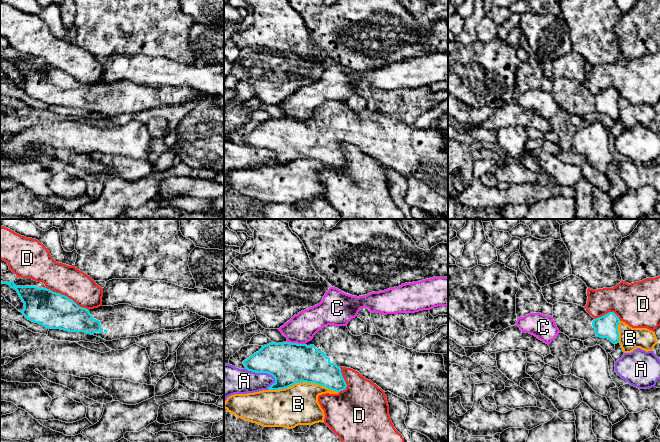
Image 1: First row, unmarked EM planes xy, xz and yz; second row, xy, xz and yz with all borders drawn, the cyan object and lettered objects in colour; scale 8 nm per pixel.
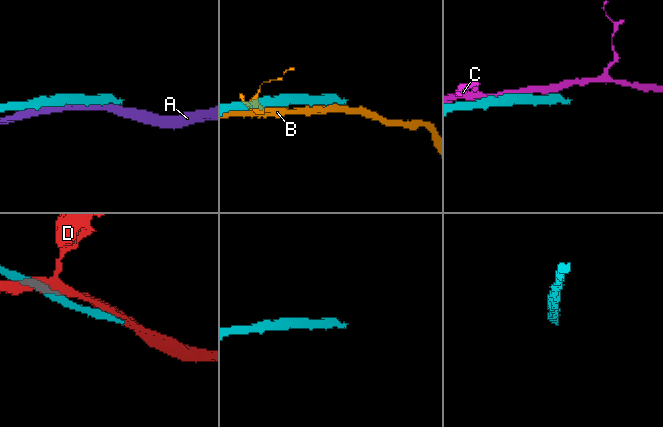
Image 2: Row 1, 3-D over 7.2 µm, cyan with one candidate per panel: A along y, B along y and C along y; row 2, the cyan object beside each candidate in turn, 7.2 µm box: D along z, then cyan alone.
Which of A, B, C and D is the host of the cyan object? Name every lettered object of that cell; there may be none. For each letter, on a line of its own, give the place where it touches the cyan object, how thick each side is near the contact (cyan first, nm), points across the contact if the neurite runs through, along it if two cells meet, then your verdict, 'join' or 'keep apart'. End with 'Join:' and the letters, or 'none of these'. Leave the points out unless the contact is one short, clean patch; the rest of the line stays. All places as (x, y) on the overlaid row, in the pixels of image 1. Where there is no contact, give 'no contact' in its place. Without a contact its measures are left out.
A: meets cyan in xz at (262, 372); 340 nm thick on the cyan side, 220 nm on the other; keep apart
B: meets cyan in xz at (303, 381); 340 nm thick on the cyan side, 320 nm on the other; keep apart
C: meets cyan in xz at (296, 343); 340 nm thick on the cyan side, 240 nm on the other; keep apart
D: meets cyan in xy at (66, 296); 300 nm thick on the cyan side, 240 nm on the other; keep apart
Join: none of these

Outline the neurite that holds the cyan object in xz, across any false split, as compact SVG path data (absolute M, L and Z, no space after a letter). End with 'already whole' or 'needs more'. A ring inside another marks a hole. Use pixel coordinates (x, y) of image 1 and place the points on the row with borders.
M328 325L306 344L272 342L264 345L243 364L248 371L267 373L275 378L268 390L285 389L306 382L340 392L347 387L341 368L351 368L384 392L389 391L406 401L414 401L448 424L448 373L445 371L443 355L420 353L378 334L366 332L354 336L347 326Z; needs more

